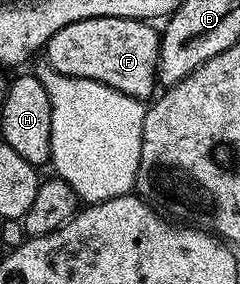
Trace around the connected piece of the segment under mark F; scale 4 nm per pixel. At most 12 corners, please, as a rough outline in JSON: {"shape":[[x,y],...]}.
{"shape":[[136,18],[60,28],[56,72],[139,100],[159,89],[160,34]]}

